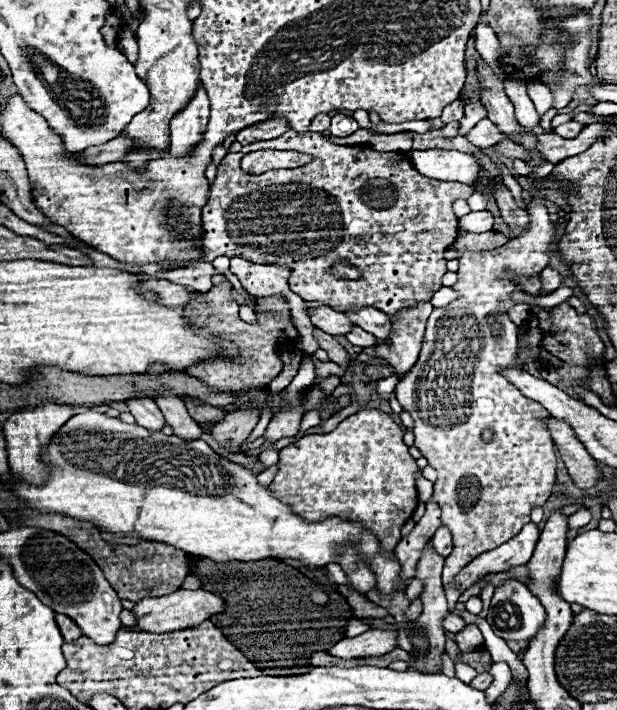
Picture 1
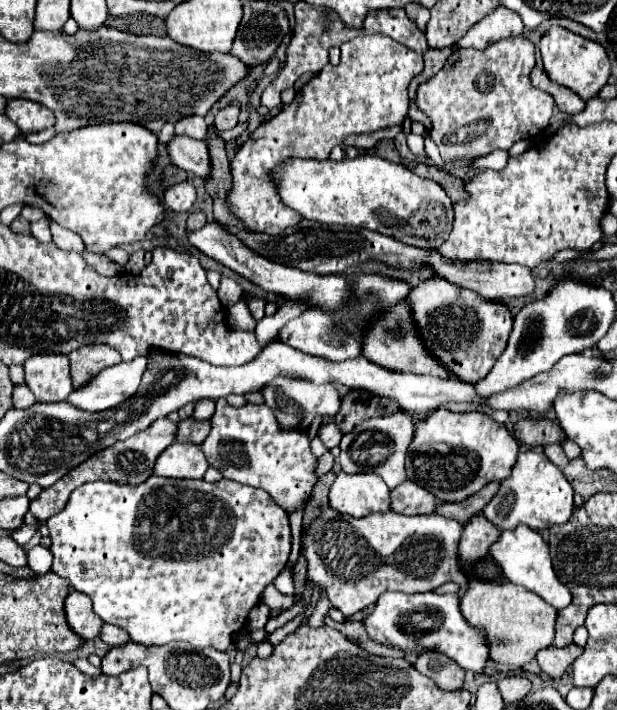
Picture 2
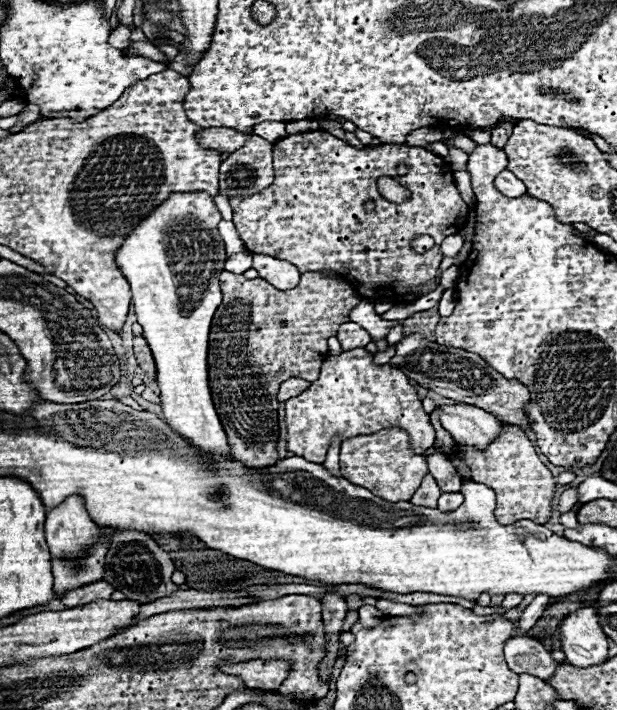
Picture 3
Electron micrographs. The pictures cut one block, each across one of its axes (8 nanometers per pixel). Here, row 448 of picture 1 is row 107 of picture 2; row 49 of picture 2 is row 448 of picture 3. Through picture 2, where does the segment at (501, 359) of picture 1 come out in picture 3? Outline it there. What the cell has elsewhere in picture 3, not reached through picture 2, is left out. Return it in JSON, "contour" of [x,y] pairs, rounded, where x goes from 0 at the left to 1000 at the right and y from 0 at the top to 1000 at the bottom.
{"contour":[[[817,600],[814,611],[781,637],[768,631],[742,631],[742,637],[762,656],[765,676],[788,682],[804,693],[804,730],[810,738],[833,738],[836,732],[869,732],[869,738],[882,738],[891,732],[891,707],[901,687],[898,670],[875,651],[862,623],[840,600]]]}

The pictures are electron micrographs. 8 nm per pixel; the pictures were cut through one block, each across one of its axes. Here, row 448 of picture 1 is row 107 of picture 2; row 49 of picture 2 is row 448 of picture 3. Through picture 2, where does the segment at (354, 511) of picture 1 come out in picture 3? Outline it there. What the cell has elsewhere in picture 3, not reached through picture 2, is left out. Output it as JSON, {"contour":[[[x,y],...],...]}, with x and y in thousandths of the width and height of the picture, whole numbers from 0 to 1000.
{"contour":[[[629,603],[609,611],[561,620],[551,634],[551,662],[561,676],[596,687],[626,707],[661,707],[677,690],[684,673],[694,668],[694,654],[687,642],[665,634],[661,611],[655,606]]]}

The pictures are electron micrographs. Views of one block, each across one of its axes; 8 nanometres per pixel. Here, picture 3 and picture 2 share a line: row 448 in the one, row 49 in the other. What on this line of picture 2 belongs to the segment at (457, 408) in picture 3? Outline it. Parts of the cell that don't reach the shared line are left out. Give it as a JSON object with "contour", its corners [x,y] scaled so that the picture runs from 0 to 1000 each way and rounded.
{"contour":[[[807,8],[797,20],[784,23],[775,34],[768,34],[755,45],[755,51],[742,56],[742,65],[784,70],[791,62],[801,62],[804,56],[814,56],[823,51],[843,51],[846,42],[849,42],[846,25],[836,17],[817,8]]]}

